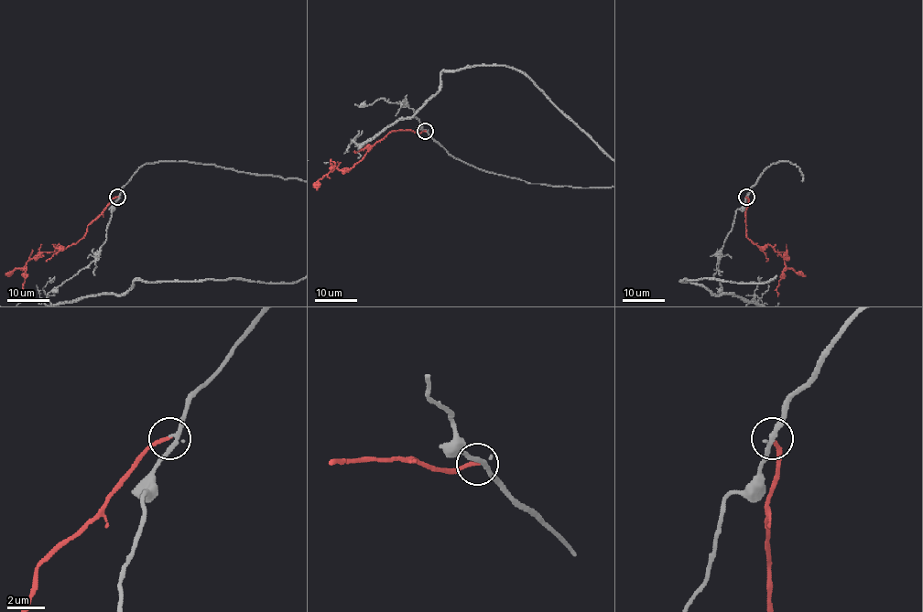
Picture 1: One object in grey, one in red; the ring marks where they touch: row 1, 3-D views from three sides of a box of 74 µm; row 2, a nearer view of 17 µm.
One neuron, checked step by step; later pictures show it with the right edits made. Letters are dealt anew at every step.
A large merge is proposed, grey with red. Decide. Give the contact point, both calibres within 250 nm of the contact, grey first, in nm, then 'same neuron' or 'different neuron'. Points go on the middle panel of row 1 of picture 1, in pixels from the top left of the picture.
(425, 131) | 240/190 nm | same neuron

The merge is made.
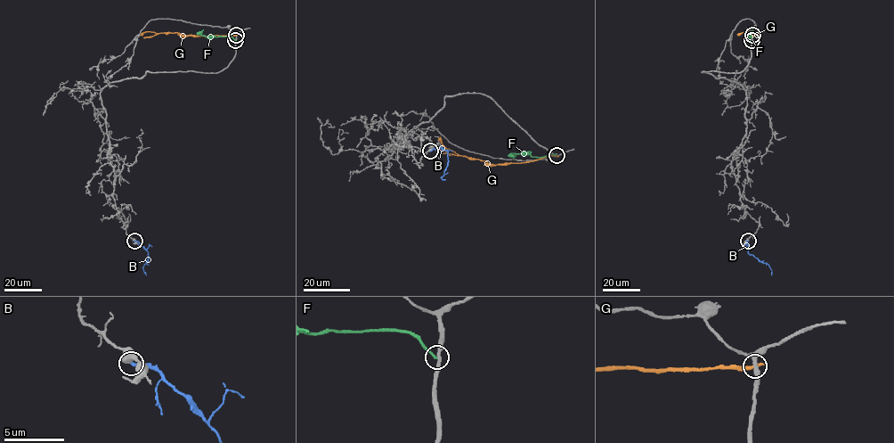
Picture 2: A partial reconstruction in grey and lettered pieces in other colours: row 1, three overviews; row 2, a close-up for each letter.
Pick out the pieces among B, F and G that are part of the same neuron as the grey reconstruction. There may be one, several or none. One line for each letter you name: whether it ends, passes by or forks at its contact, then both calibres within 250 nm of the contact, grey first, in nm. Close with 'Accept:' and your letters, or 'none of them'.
Accept: none of them

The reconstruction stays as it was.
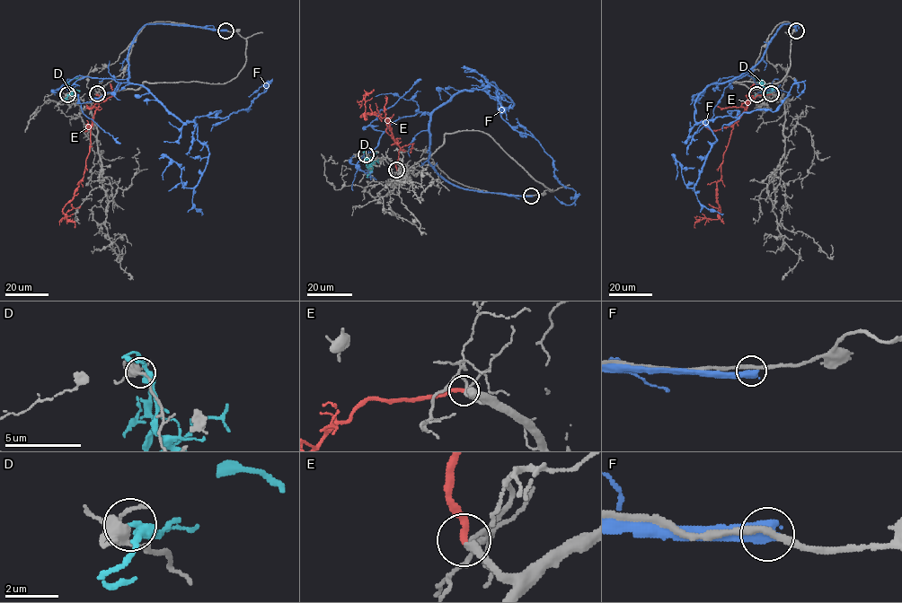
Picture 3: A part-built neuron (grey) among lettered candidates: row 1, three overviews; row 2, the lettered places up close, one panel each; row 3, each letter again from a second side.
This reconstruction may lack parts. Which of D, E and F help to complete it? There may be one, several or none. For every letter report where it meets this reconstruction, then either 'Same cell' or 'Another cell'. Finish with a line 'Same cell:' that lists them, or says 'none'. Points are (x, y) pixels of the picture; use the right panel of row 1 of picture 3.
D: Touches grey at (756, 94). Another cell
E: Touches grey at (771, 93). Same cell
F: Touches grey at (796, 30). Another cell
Same cell: E

